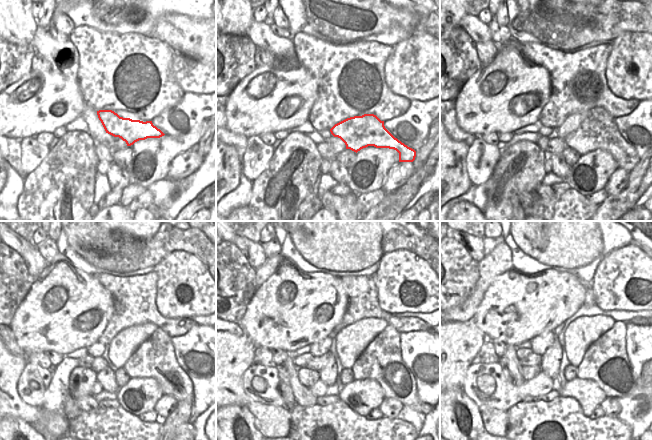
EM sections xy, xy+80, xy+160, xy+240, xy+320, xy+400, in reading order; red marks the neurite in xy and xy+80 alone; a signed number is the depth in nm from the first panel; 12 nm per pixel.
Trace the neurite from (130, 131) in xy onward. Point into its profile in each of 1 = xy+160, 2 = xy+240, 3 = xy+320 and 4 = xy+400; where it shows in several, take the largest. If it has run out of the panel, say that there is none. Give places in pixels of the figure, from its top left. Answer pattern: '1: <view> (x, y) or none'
1: xy+160 (598, 130)
2: xy+240 (155, 357)
3: xy+320 (381, 361)
4: xy+400 (605, 362)

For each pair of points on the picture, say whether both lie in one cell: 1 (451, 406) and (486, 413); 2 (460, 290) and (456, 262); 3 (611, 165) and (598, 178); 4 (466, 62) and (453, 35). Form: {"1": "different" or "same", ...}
{"1": "different", "2": "same", "3": "same", "4": "same"}

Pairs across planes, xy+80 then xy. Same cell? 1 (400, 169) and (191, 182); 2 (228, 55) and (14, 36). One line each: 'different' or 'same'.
1: different
2: different

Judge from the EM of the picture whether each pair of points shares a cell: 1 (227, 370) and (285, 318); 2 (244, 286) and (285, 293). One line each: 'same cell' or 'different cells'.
1: different cells
2: different cells

